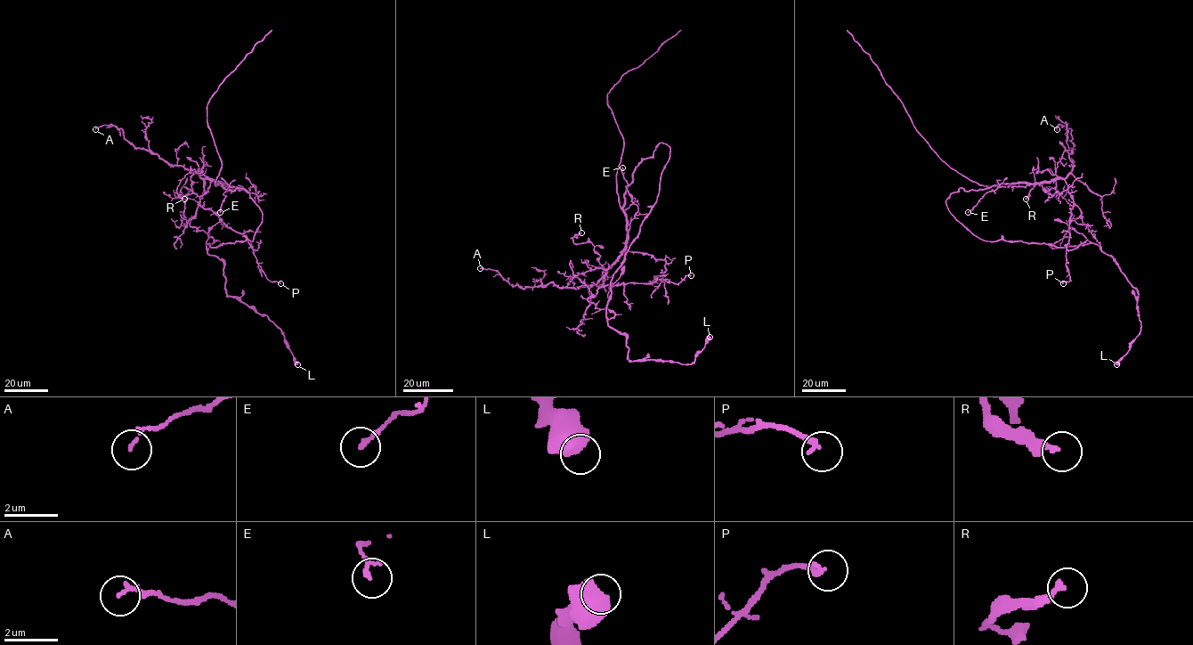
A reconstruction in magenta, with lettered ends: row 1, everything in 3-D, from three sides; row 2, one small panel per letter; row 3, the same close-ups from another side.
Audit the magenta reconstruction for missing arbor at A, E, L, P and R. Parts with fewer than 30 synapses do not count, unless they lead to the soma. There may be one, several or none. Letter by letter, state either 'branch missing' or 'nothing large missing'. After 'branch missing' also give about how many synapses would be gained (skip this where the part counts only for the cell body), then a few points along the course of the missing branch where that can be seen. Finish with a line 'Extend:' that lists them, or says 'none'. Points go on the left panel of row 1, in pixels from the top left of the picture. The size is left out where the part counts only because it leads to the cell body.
A: nothing large missing
E: nothing large missing
L: nothing large missing
P: nothing large missing
R: nothing large missing
Extend: none

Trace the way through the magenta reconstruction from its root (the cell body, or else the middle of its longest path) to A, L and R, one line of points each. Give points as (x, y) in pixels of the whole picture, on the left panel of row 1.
A: (216, 181), (135, 148), (121, 128), (110, 124), (95, 129)
L: (216, 181), (205, 179), (190, 224), (214, 239), (207, 253), (223, 262), (226, 294), (265, 314), (297, 364)
R: (216, 181), (200, 175), (200, 169), (191, 169), (177, 186), (178, 195), (184, 199)

